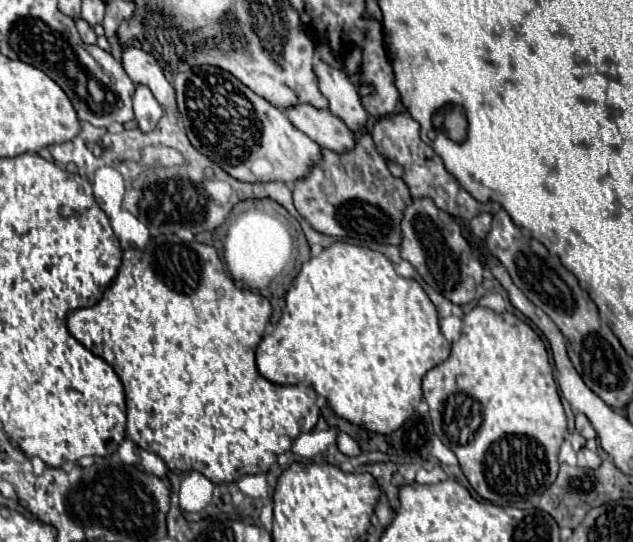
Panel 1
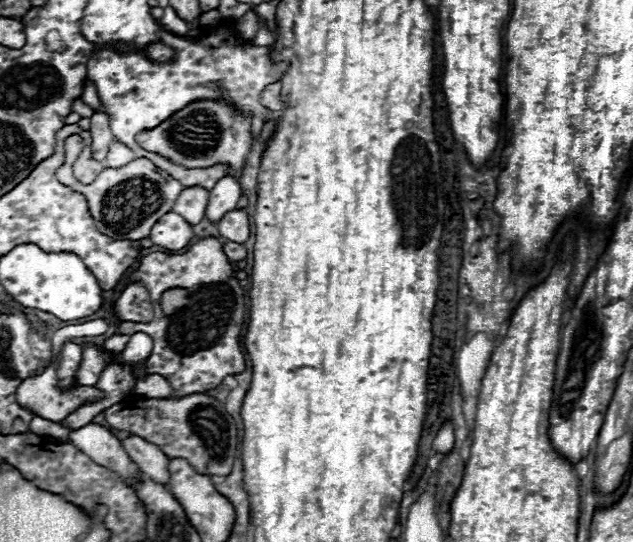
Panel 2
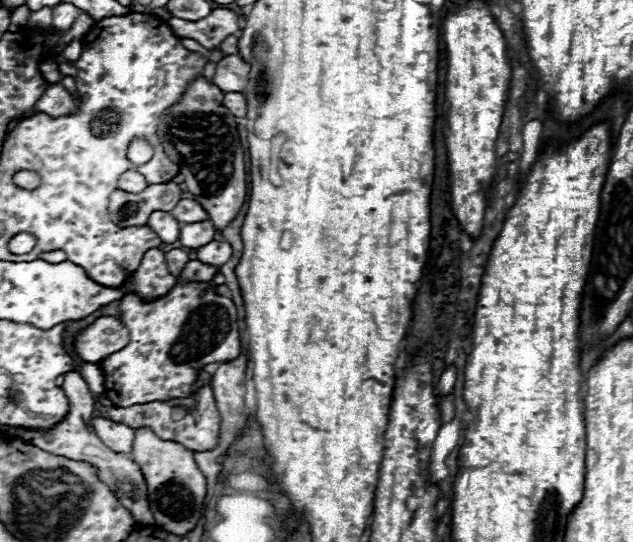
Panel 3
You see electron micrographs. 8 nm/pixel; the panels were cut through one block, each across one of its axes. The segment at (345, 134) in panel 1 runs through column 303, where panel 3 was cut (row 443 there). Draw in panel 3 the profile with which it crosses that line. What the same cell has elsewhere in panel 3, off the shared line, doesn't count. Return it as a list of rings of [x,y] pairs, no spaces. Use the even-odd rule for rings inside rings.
[[[94,416],[90,418],[90,426],[94,428],[94,432],[98,434],[98,438],[110,446],[110,450],[114,452],[124,452],[130,454],[132,452],[132,440],[134,440],[134,430],[126,424],[116,424],[112,420]]]

